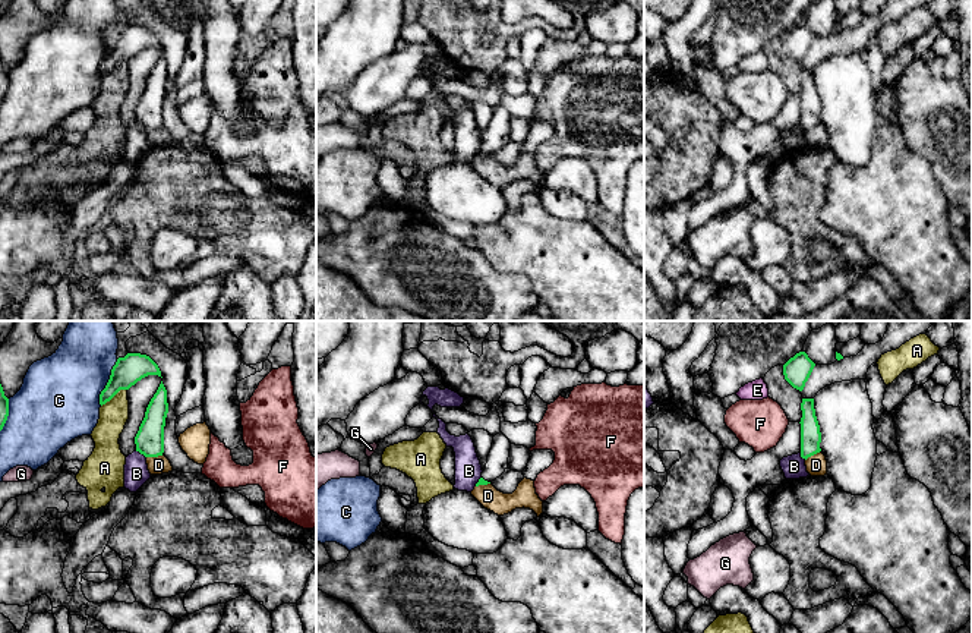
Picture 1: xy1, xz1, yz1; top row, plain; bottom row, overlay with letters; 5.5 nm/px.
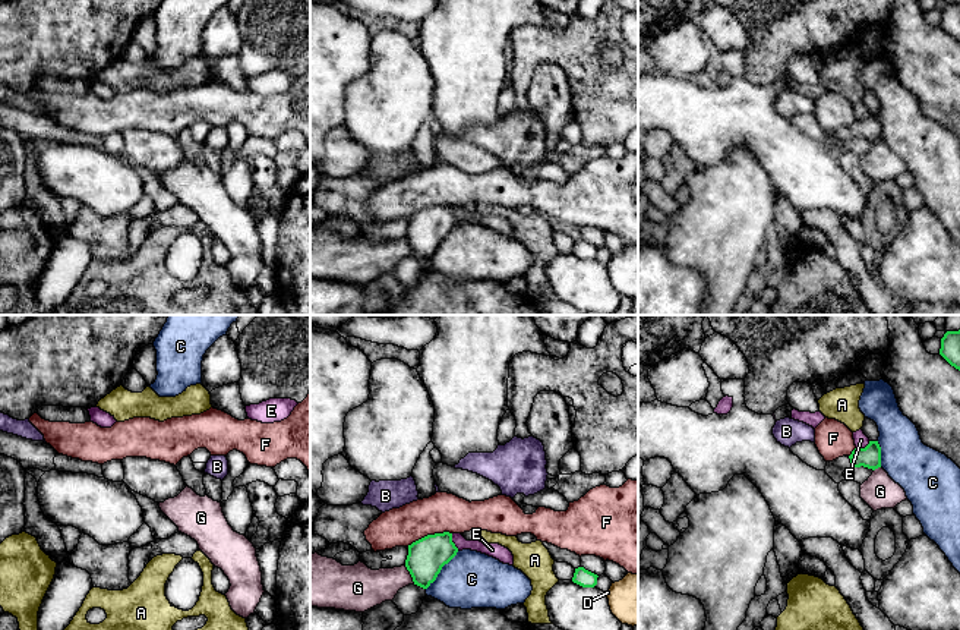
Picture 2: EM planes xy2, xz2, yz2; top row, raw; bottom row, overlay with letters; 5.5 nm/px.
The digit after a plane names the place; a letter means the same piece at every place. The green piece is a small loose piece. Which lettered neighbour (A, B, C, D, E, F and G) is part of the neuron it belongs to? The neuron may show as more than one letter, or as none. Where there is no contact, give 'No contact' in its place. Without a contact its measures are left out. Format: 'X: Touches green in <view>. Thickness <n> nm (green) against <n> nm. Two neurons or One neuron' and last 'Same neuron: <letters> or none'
A: Touches green in xy1. Thickness 160 nm (green) against 160 nm. Two neurons
B: Touches green in xy1. Thickness 160 nm (green) against 140 nm. Two neurons
C: Touches green in xy1. Thickness 160 nm (green) against 400 nm. Two neurons
D: Touches green in xy1. Thickness 160 nm (green) against 100 nm. Two neurons
E: Touches green in xz2. Thickness 200 nm (green) against 80 nm. Two neurons
F: Touches green in xz2. Thickness 200 nm (green) against 220 nm. Two neurons
G: Touches green in xz2. Thickness 200 nm (green) against 220 nm. Two neurons
Same neuron: none

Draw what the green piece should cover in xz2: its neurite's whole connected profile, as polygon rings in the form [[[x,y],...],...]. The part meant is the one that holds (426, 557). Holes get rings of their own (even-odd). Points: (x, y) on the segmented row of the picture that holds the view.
[[[452,533],[427,535],[408,545],[405,567],[410,571],[414,585],[427,589],[458,552],[452,542]]]

